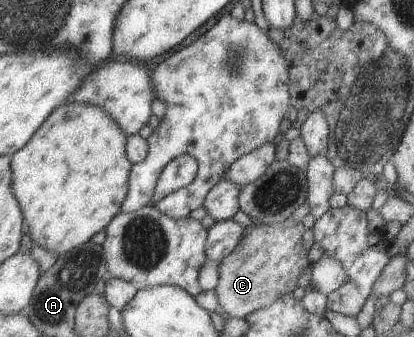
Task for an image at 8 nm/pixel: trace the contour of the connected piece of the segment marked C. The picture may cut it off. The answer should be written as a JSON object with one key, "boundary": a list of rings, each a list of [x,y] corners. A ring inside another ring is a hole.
{"boundary":[[[291,218],[270,225],[245,224],[244,235],[238,245],[217,263],[218,283],[214,291],[218,305],[230,318],[243,319],[262,307],[272,305],[276,299],[296,288],[303,265],[310,266],[305,260],[309,250],[302,243],[303,231],[302,223]]]}

